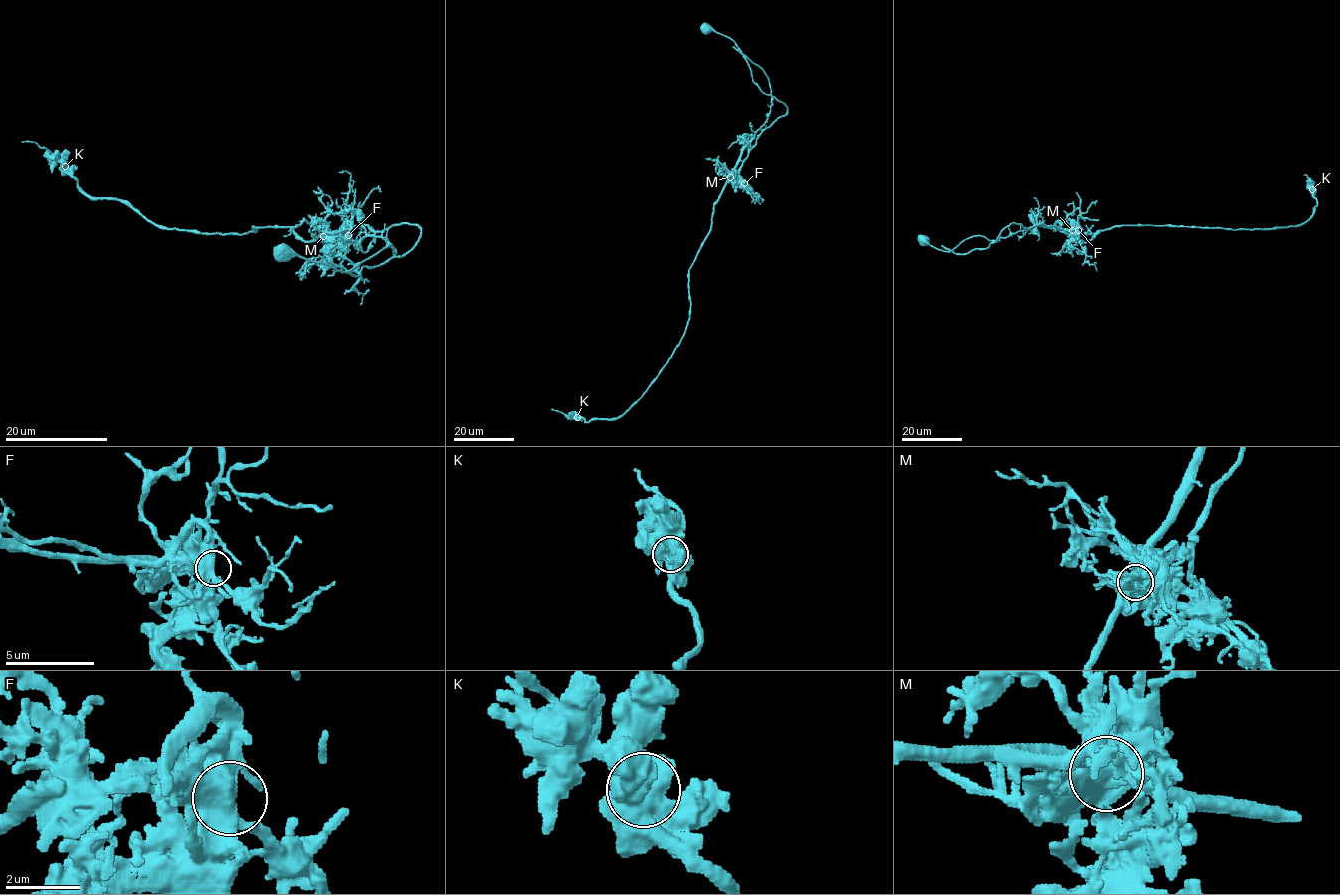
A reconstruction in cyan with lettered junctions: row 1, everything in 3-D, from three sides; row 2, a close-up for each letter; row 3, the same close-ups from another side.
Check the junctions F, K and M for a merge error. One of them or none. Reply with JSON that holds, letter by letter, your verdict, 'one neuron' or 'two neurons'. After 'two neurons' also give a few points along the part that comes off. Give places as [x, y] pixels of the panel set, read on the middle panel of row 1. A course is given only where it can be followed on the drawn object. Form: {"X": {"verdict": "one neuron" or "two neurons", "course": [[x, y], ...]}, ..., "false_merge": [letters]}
{"F": {"verdict": "one neuron"}, "K": {"verdict": "one neuron"}, "M": {"verdict": "two neurons", "course": [[730, 177], [737, 172], [758, 135], [787, 110], [761, 90], [753, 80], [744, 57], [732, 47]]}, "false_merge": ["M"]}

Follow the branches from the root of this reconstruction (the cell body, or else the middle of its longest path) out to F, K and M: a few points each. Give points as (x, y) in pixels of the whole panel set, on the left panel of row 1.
F: (280, 255), (348, 271), (389, 244), (394, 253), (381, 237), (369, 235), (360, 225), (340, 234), (348, 235)
K: (280, 255), (348, 271), (394, 249), (361, 226), (315, 240), (289, 226), (162, 229), (89, 198), (65, 166)
M: (280, 255), (299, 256), (348, 271), (389, 244), (394, 253), (381, 237), (369, 235), (361, 226), (324, 235)

